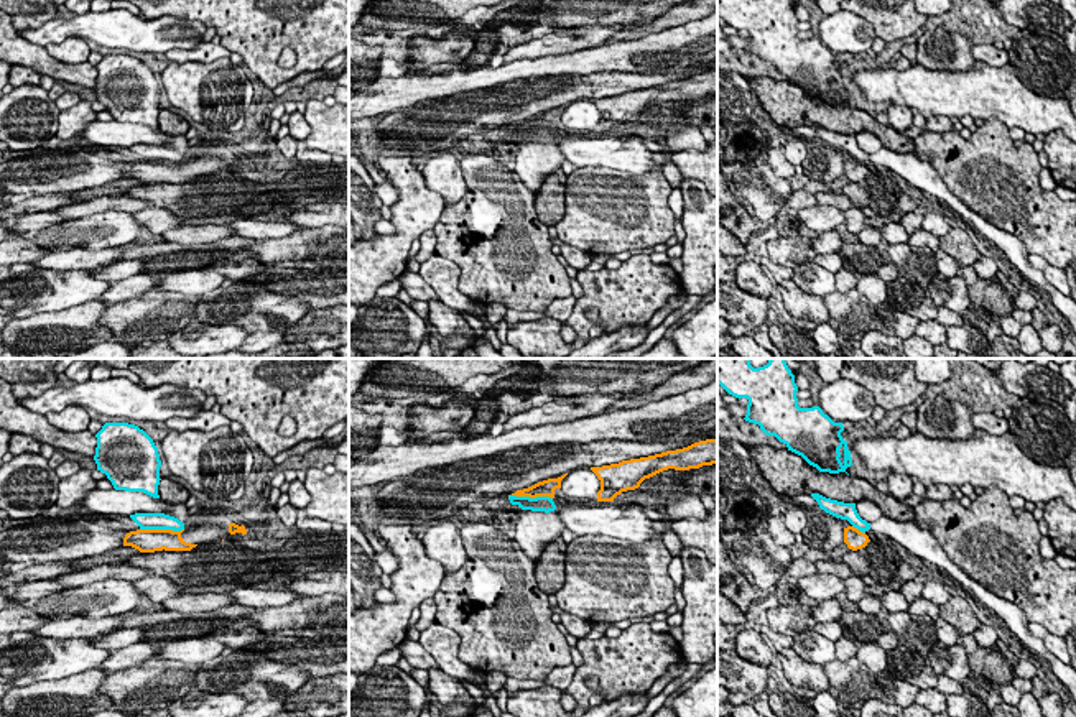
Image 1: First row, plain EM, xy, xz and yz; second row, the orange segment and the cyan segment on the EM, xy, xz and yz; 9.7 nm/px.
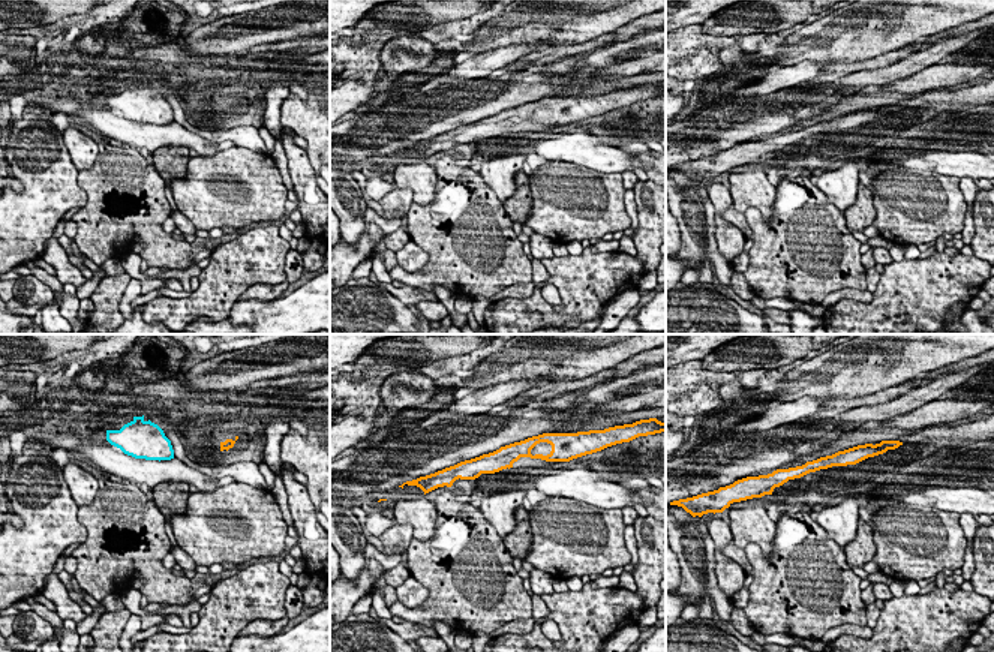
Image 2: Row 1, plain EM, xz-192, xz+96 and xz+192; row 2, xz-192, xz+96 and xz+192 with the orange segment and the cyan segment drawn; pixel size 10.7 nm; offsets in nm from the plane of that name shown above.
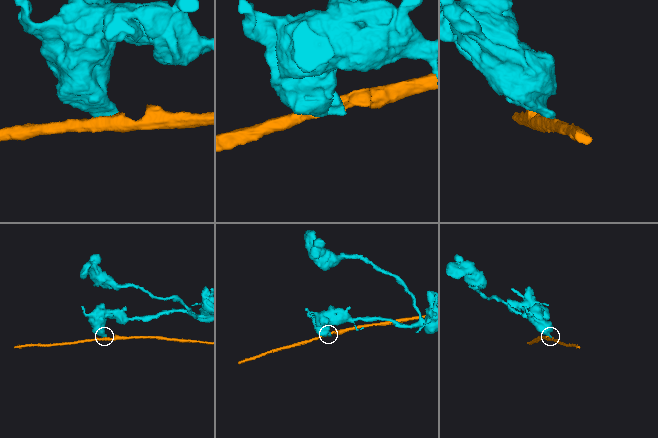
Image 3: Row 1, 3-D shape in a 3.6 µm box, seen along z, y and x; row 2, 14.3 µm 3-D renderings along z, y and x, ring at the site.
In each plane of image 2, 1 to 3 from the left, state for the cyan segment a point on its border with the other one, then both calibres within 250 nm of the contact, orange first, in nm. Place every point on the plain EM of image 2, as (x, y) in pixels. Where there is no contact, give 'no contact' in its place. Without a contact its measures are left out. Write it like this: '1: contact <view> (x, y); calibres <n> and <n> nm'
1: no contact
2: no contact
3: no contact

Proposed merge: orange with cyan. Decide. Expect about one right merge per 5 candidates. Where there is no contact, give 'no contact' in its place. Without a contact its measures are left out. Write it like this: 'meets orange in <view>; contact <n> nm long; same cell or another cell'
meets orange in xy; contact 440 nm long; another cell

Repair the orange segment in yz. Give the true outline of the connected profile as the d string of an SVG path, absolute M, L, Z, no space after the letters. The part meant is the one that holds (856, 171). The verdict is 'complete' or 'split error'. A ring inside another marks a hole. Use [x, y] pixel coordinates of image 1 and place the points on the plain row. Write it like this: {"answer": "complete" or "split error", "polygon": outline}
{"answer": "complete", "polygon": "M854 158L844 160L844 174L849 181L857 183L867 178L869 168Z"}

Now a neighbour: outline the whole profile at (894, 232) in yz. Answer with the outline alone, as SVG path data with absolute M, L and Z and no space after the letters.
M880 222L879 230L882 238L885 238L888 245L908 243L910 234L900 222Z

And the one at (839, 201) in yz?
M831 191L831 192L818 192L814 196L819 206L834 206L842 212L852 207L852 202L844 194L836 194Z

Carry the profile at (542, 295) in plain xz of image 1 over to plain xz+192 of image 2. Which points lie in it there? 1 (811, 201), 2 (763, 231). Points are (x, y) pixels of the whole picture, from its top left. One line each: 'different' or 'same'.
1: same
2: same

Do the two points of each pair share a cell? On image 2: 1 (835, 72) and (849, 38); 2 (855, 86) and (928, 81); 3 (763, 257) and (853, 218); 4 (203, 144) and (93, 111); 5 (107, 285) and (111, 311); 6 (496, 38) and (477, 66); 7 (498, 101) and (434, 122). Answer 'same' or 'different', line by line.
1: different
2: different
3: different
4: same
5: same
6: different
7: same

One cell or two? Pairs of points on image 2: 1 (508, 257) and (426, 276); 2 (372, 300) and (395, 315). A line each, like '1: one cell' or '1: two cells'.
1: one cell
2: one cell

